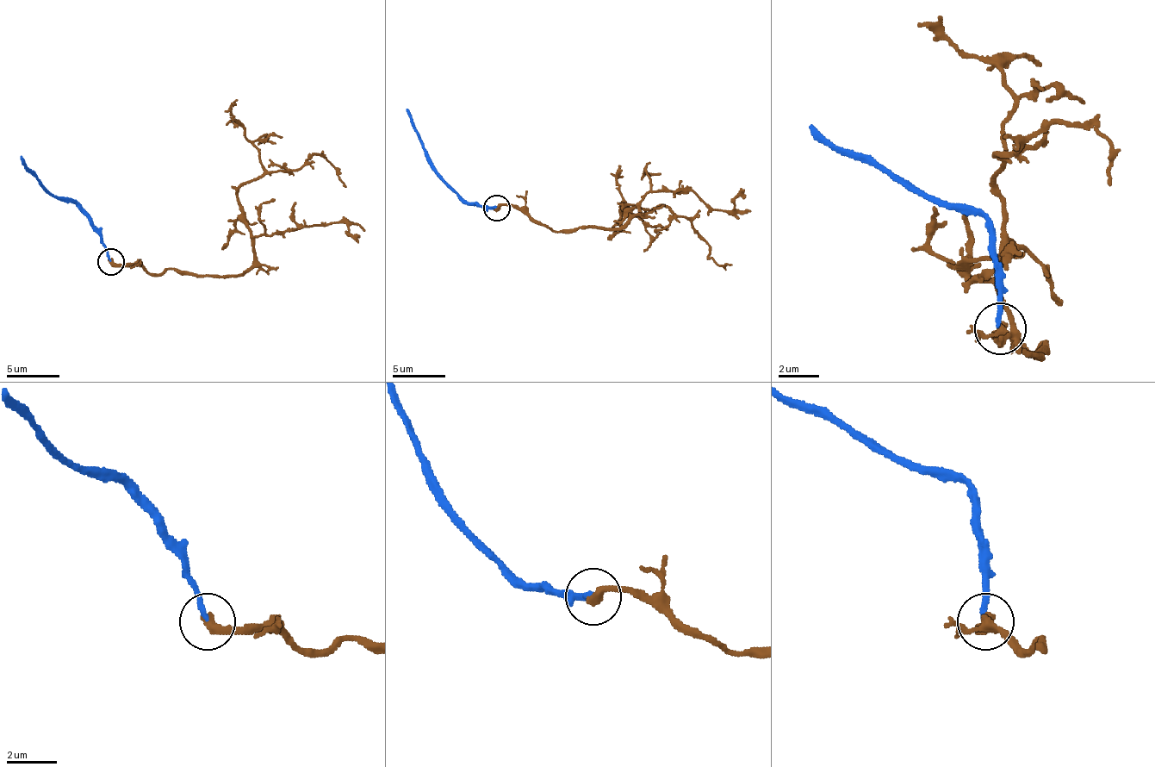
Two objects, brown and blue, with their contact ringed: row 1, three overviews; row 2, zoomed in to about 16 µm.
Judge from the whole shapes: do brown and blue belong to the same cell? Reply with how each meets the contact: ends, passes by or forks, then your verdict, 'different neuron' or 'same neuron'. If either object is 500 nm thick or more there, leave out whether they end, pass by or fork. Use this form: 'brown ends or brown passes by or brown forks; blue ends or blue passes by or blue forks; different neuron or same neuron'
brown ends; blue ends; different neuron

